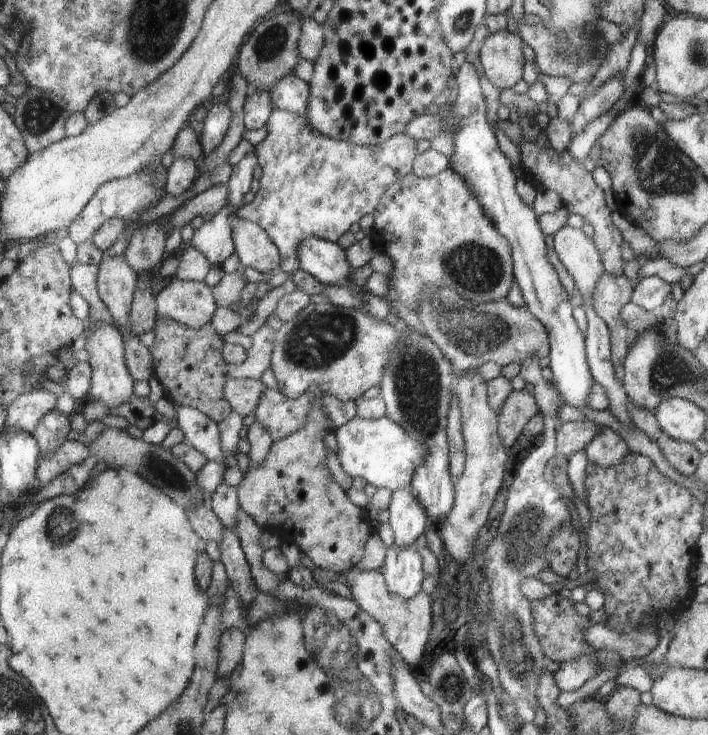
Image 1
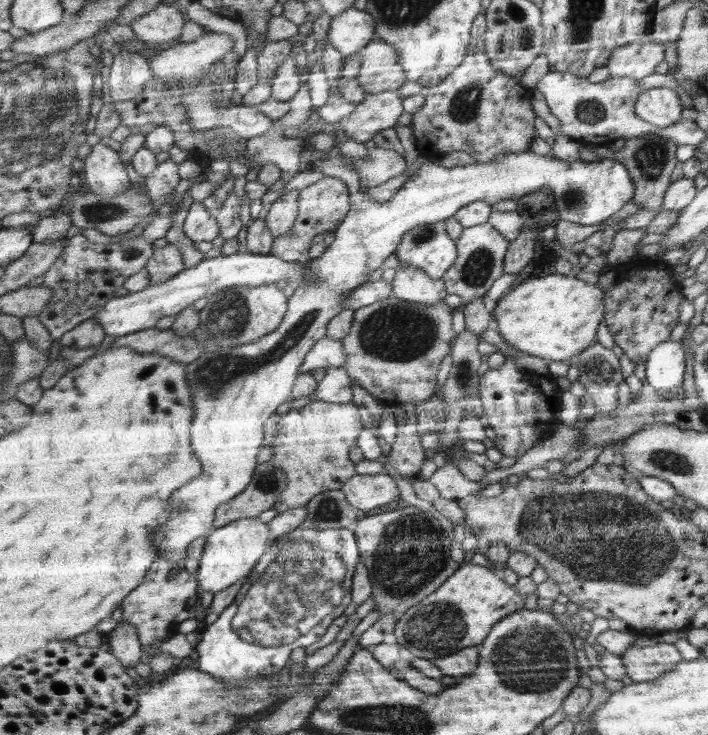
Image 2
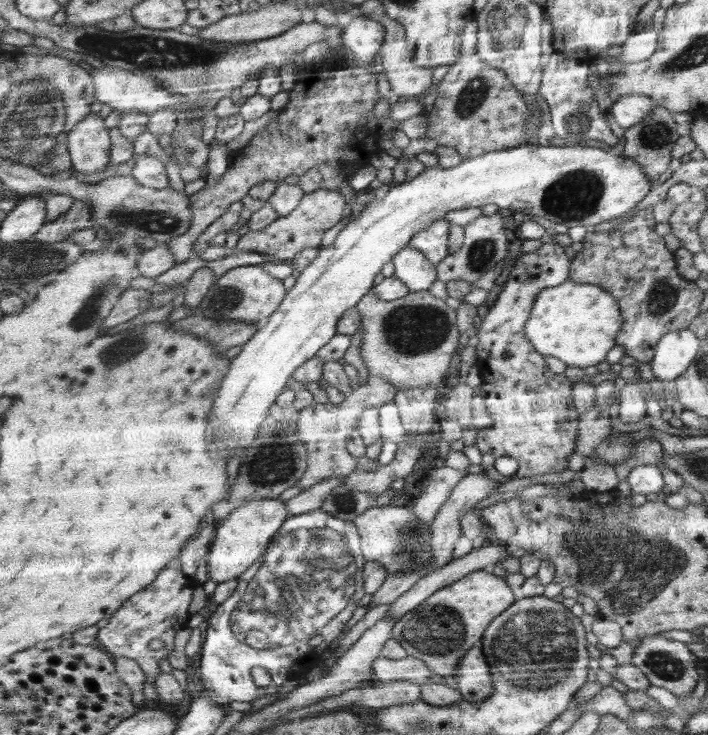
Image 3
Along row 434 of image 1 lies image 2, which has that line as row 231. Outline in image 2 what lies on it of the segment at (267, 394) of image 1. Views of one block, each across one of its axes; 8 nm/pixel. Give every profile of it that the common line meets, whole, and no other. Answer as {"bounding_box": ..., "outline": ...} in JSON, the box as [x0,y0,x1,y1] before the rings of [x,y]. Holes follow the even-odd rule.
{"bounding_box":[263,190,299,238],"outline":[[[291,190],[276,199],[269,210],[263,213],[266,228],[272,238],[280,238],[294,228],[295,218],[298,214],[299,190]]]}

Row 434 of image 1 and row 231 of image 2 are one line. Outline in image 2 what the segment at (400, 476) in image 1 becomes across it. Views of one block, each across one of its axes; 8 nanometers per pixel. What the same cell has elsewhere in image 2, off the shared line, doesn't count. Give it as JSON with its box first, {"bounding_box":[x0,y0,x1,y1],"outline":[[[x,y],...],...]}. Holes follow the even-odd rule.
{"bounding_box":[150,152,635,567],"outline":[[[522,152],[518,155],[504,155],[492,162],[477,162],[453,168],[443,168],[437,160],[430,162],[428,159],[422,162],[422,166],[404,182],[392,198],[386,202],[378,202],[370,200],[360,190],[361,183],[358,173],[347,164],[342,156],[346,155],[329,160],[318,160],[312,165],[312,171],[323,173],[326,177],[338,178],[348,184],[350,190],[350,208],[334,234],[334,242],[320,257],[309,261],[315,282],[312,281],[307,287],[300,287],[294,291],[289,301],[288,312],[283,316],[283,322],[271,334],[255,340],[254,343],[238,344],[238,346],[214,344],[217,347],[216,350],[205,351],[199,359],[186,367],[187,383],[190,385],[192,395],[191,401],[195,405],[195,414],[190,425],[191,447],[202,462],[203,472],[196,478],[192,478],[190,483],[184,484],[172,493],[169,503],[175,514],[166,524],[153,530],[150,535],[150,540],[153,542],[155,537],[157,556],[166,556],[173,567],[186,558],[186,546],[190,542],[194,542],[200,536],[206,537],[206,534],[209,534],[208,530],[212,530],[212,520],[215,520],[214,510],[230,502],[251,484],[255,468],[258,466],[256,454],[264,438],[264,422],[276,412],[276,408],[282,402],[288,400],[292,386],[295,386],[296,374],[298,370],[302,370],[307,352],[325,337],[327,324],[345,309],[343,302],[349,298],[349,294],[367,282],[368,274],[385,267],[385,260],[395,254],[403,237],[409,231],[424,224],[444,222],[453,217],[462,207],[478,200],[493,205],[501,200],[519,199],[529,192],[534,192],[542,185],[549,186],[549,191],[553,194],[559,220],[581,226],[601,224],[612,214],[616,214],[624,204],[632,201],[635,196],[635,183],[631,180],[631,174],[628,173],[627,166],[619,161],[601,159],[598,162],[584,162],[579,159],[576,162],[566,162],[558,160],[551,153],[538,156],[534,152]]]}

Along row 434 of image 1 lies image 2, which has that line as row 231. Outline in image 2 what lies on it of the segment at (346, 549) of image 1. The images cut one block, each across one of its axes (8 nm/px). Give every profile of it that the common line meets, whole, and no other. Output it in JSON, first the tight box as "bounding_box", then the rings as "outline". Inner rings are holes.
{"bounding_box":[269,177,349,264],"outline":[[[324,177],[316,183],[300,189],[298,214],[295,218],[294,228],[288,234],[275,239],[269,253],[295,264],[306,264],[309,262],[306,250],[310,248],[310,242],[313,242],[312,238],[314,236],[323,237],[326,231],[335,228],[335,226],[338,228],[349,208],[348,188],[346,188],[346,183],[338,178]]]}

